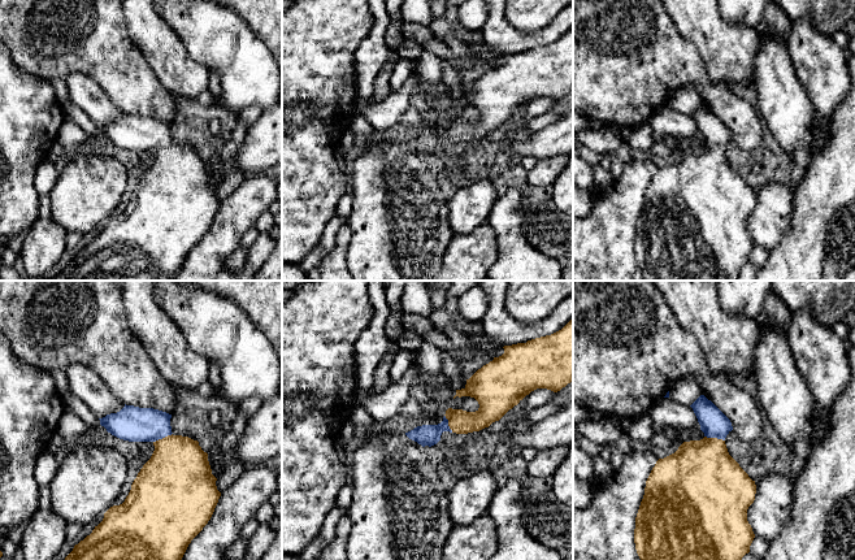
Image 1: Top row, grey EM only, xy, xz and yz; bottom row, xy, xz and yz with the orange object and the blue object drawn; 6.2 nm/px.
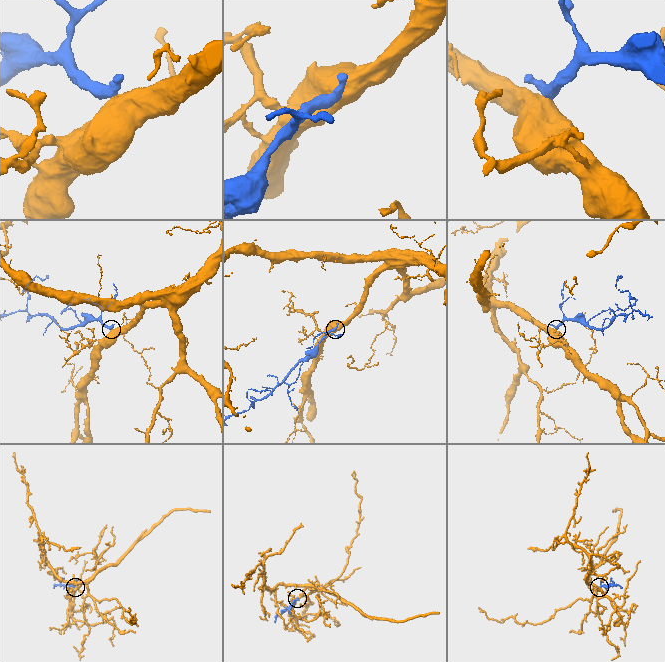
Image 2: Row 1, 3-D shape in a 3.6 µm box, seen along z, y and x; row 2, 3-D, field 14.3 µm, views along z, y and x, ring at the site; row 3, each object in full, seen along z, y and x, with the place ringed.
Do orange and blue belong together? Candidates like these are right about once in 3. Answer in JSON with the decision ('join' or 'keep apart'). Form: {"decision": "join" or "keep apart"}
{"decision": "join"}

